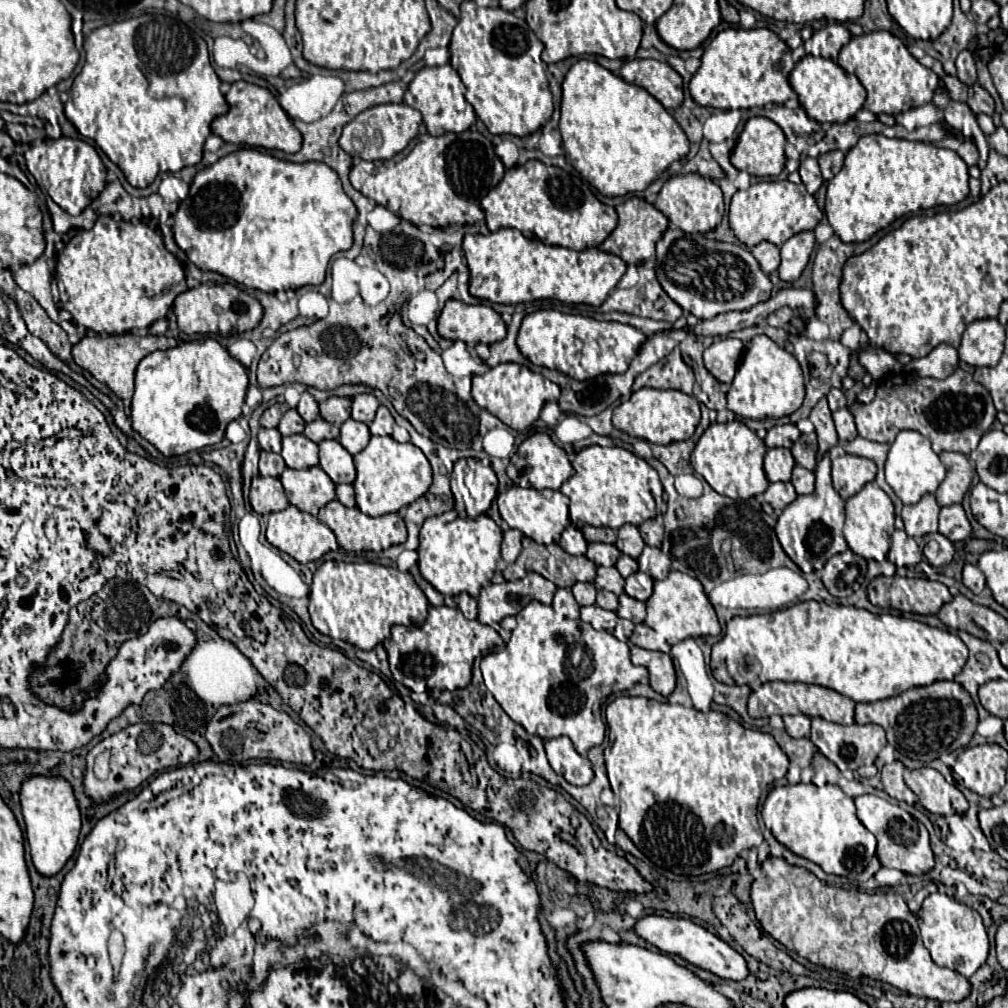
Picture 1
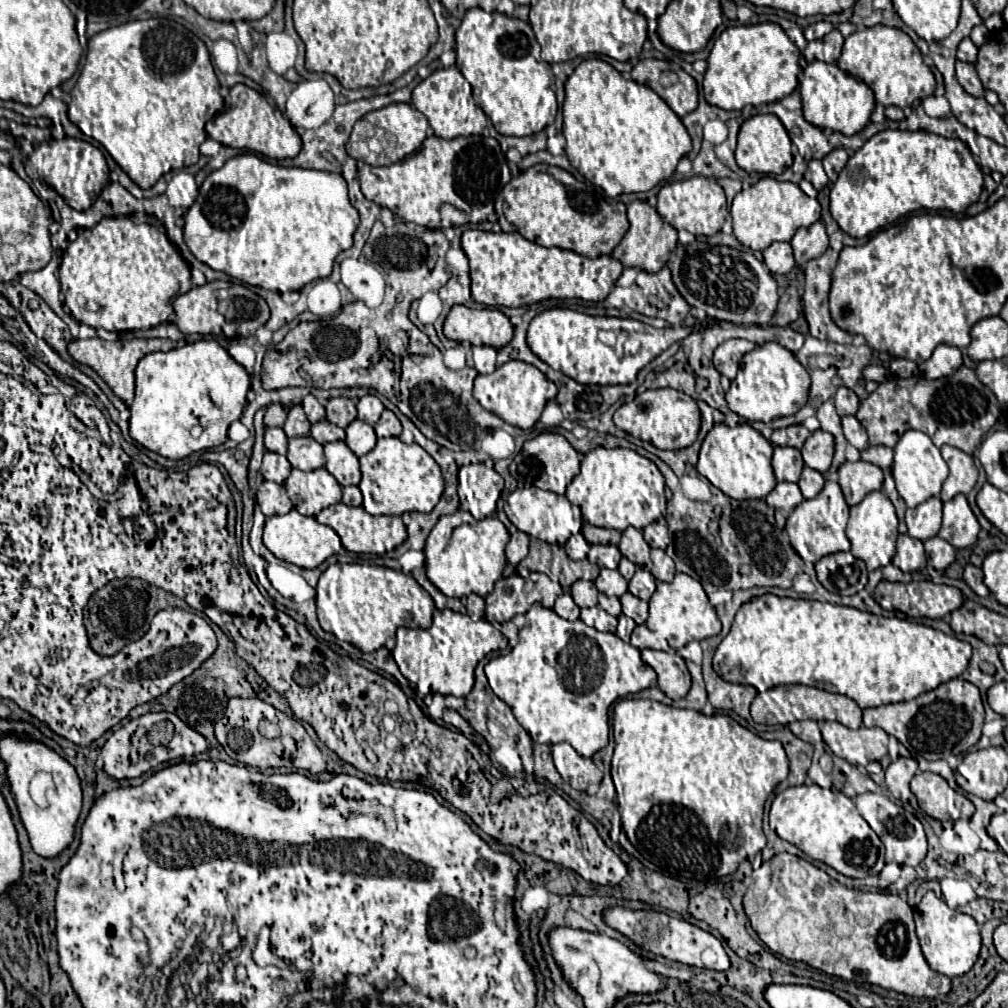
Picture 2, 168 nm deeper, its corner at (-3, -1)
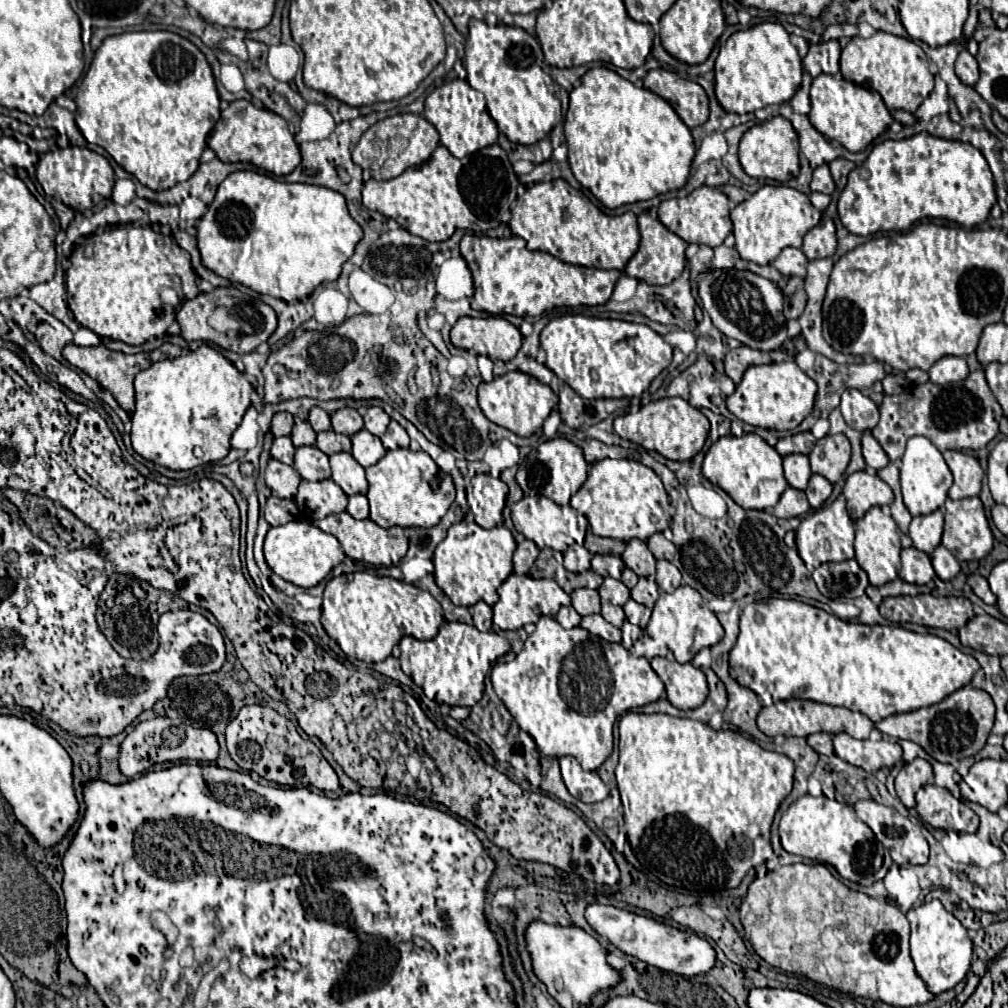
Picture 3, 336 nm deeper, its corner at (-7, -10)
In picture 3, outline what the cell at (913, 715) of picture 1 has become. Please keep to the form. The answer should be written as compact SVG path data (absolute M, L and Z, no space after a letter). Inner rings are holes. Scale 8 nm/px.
M965 685L937 705L923 707L923 709L909 711L909 713L891 715L891 717L875 723L875 727L877 727L877 731L881 731L887 737L915 741L927 751L929 757L933 757L941 763L955 765L961 759L971 757L983 749L983 745L991 733L993 721L995 721L995 705L993 705L991 695L987 691Z

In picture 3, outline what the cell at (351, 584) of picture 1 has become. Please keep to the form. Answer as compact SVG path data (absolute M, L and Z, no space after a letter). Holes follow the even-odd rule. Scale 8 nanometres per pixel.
M347 573L333 577L323 593L323 615L321 623L327 631L327 635L337 641L337 645L343 649L345 655L361 659L365 663L379 663L387 659L393 651L393 647L401 641L401 637L411 635L415 639L433 639L443 625L443 609L437 603L437 599L431 597L431 593L421 591L415 585L409 585L405 581L397 581L391 577L379 577L369 573Z

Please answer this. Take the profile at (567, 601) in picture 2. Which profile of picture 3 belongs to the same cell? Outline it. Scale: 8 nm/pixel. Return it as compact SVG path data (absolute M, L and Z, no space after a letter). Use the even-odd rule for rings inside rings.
M561 607L555 619L561 623L561 627L565 627L565 629L573 629L573 627L579 625L581 615L579 615L573 607Z

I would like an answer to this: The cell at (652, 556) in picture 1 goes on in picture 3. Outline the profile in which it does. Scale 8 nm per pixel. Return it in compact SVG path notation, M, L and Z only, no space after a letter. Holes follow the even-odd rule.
M657 561L657 585L665 593L673 593L681 585L679 569L669 561Z

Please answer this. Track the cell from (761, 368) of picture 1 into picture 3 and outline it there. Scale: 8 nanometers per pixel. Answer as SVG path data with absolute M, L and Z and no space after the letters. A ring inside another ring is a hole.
M787 359L783 363L749 367L741 383L735 387L735 393L727 397L727 409L737 419L749 425L775 431L789 431L795 429L811 413L815 393L817 393L815 381L809 375L805 375L793 359Z

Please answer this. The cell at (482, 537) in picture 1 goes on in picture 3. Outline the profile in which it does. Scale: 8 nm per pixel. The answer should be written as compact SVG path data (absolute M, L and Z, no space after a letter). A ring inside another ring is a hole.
M471 515L459 523L453 524L447 531L447 537L437 545L433 555L435 565L435 581L449 595L455 605L475 605L477 601L485 601L495 605L499 595L497 587L511 575L513 563L511 557L515 553L515 539L507 527L481 529Z

